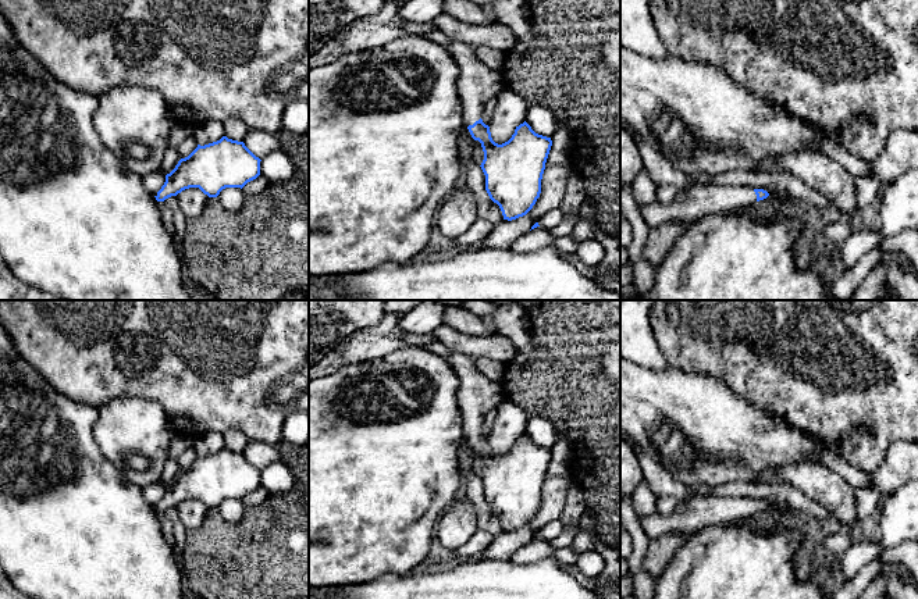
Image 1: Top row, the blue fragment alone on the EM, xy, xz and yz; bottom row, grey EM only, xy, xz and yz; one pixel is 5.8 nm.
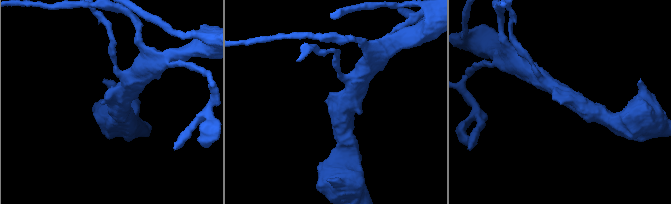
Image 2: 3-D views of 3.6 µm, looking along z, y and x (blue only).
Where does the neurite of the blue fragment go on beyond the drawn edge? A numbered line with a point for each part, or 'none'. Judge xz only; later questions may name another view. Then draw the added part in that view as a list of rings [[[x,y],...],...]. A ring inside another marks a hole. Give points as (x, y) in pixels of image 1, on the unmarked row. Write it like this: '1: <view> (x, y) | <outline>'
1: xz (477, 395) | [[[451,352],[448,361],[460,381],[458,404],[463,417],[465,435],[469,438],[481,429],[485,414],[497,409],[504,396],[501,386],[477,370],[476,357]]]

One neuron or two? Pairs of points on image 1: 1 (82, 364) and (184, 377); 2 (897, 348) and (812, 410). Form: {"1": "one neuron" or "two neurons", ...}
{"1": "one neuron", "2": "one neuron"}

